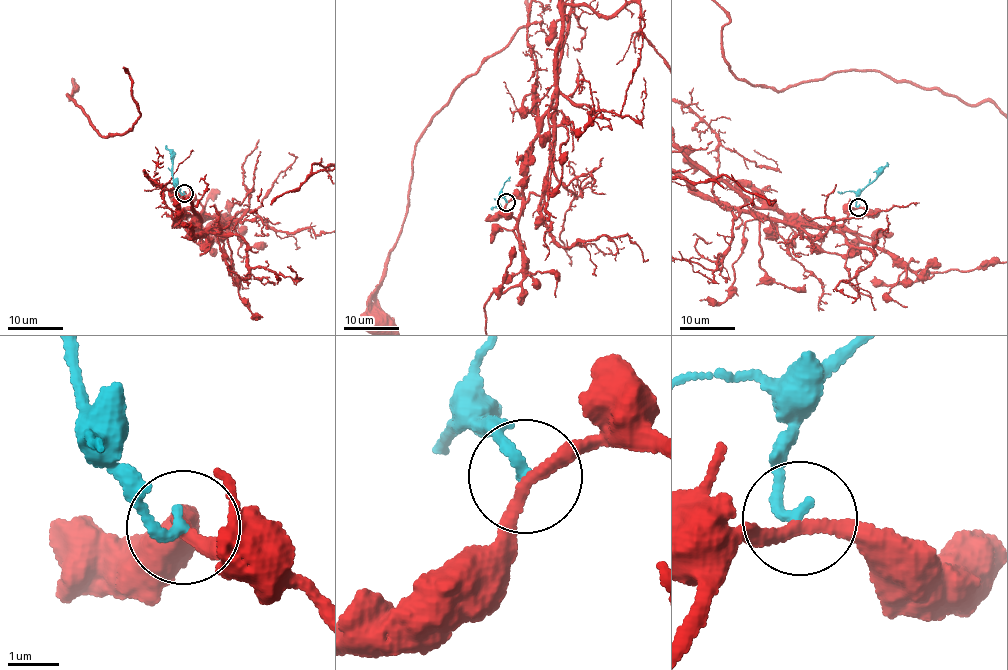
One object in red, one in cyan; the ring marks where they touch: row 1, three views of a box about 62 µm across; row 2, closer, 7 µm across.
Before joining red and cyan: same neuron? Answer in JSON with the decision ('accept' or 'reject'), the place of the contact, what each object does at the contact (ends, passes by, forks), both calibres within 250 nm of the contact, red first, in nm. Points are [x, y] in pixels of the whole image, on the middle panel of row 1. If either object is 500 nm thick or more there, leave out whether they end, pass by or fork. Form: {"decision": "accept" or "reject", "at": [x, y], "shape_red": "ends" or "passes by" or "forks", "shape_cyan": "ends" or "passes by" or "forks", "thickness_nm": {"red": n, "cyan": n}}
{"decision": "reject", "at": [506, 202], "shape_red": "passes by", "shape_cyan": "ends", "thickness_nm": {"red": 240, "cyan": 240}}

